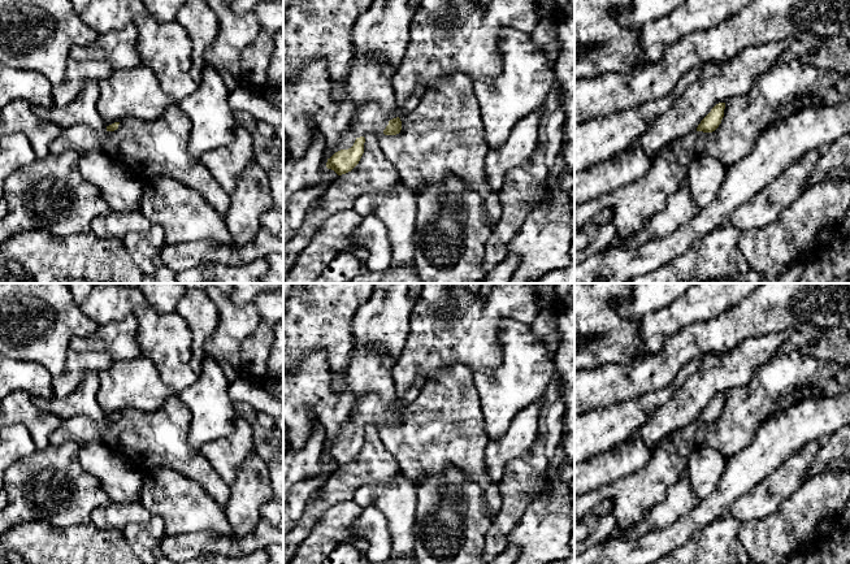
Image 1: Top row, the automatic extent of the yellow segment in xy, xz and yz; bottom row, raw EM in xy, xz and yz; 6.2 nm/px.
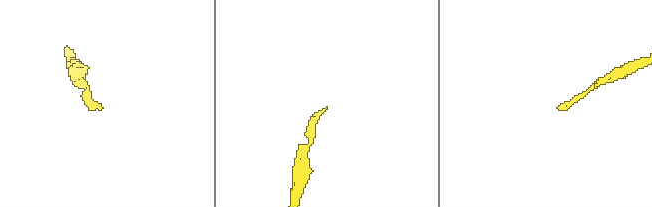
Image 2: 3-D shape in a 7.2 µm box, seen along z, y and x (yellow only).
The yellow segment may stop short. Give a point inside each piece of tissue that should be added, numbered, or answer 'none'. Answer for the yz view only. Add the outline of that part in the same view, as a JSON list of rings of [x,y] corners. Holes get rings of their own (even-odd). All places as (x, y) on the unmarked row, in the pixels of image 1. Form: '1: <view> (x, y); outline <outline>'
none

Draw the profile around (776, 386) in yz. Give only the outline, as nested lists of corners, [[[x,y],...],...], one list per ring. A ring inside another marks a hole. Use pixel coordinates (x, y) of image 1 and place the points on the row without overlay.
[[[802,351],[784,355],[775,355],[763,364],[749,385],[729,390],[725,394],[724,408],[719,418],[712,424],[697,422],[697,447],[708,447],[725,457],[729,457],[750,444],[759,428],[779,411],[786,411],[795,403],[807,398],[828,398],[838,395],[850,387],[842,385],[836,374],[838,365],[833,361],[820,361]],[[811,385],[815,391],[803,396],[801,389]]]

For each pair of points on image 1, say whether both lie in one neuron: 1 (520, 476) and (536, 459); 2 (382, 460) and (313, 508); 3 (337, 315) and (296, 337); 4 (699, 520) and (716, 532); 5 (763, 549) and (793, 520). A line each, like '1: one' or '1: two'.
1: one
2: one
3: one
4: two
5: one

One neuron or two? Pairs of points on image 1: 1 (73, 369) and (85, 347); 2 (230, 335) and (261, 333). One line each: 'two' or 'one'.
1: two
2: two

